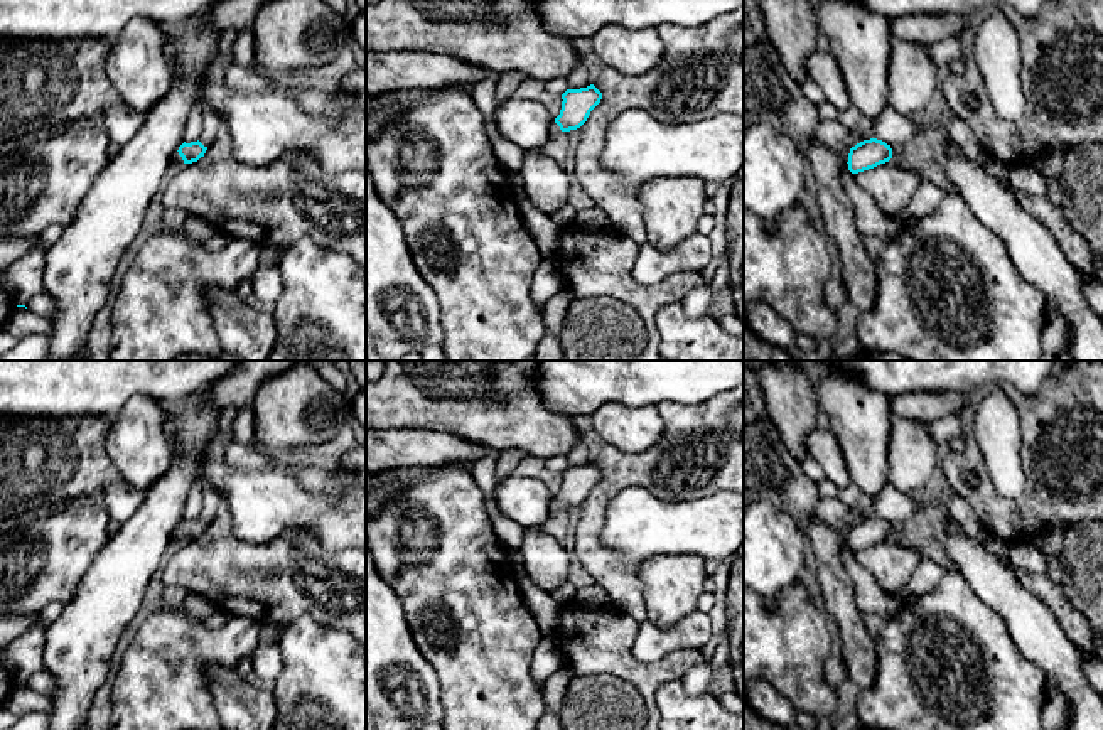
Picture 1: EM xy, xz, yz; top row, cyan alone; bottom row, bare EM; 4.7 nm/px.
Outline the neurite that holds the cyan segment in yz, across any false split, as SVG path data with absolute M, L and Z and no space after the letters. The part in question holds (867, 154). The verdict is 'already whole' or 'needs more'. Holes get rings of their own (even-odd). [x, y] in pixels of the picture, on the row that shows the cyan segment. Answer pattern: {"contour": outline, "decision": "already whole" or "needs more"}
{"contour": "M870 138L857 143L848 153L848 170L858 174L885 164L892 158L892 148L882 140Z", "decision": "already whole"}

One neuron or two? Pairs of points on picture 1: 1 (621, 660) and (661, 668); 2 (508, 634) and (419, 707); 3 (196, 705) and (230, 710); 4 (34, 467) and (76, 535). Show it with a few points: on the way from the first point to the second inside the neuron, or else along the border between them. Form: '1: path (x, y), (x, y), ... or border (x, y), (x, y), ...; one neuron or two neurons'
1: path (631, 670), (651, 670); one neuron
2: border (422, 654), (437, 676), (444, 712); two neurons
3: border (206, 670), (213, 705), (218, 712); two neurons
4: border (98, 496), (69, 506); two neurons

